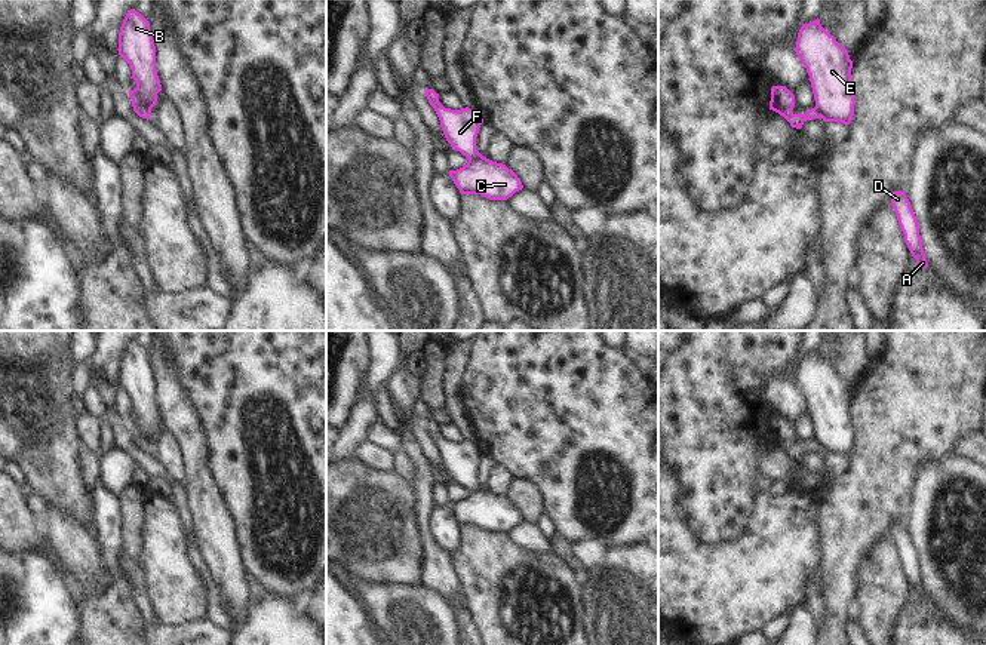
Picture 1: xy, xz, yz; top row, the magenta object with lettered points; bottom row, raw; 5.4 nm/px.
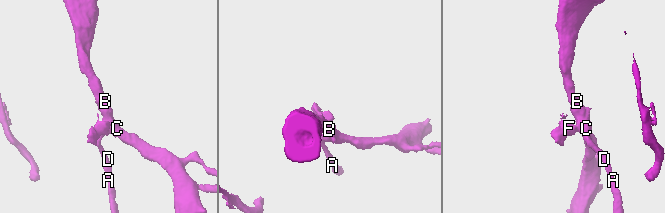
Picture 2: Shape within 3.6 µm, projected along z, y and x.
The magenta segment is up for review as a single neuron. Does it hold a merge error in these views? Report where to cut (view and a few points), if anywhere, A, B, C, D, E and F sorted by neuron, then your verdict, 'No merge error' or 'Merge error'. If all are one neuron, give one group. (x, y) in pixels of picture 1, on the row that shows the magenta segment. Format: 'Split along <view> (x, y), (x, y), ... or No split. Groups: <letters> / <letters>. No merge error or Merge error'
Split along xy (132, 101), (150, 110). Groups: A B C D E / F. Merge error.

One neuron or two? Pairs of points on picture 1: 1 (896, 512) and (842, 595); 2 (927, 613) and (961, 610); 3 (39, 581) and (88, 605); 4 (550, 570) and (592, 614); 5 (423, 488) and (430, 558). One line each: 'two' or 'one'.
1: one
2: two
3: two
4: two
5: one

